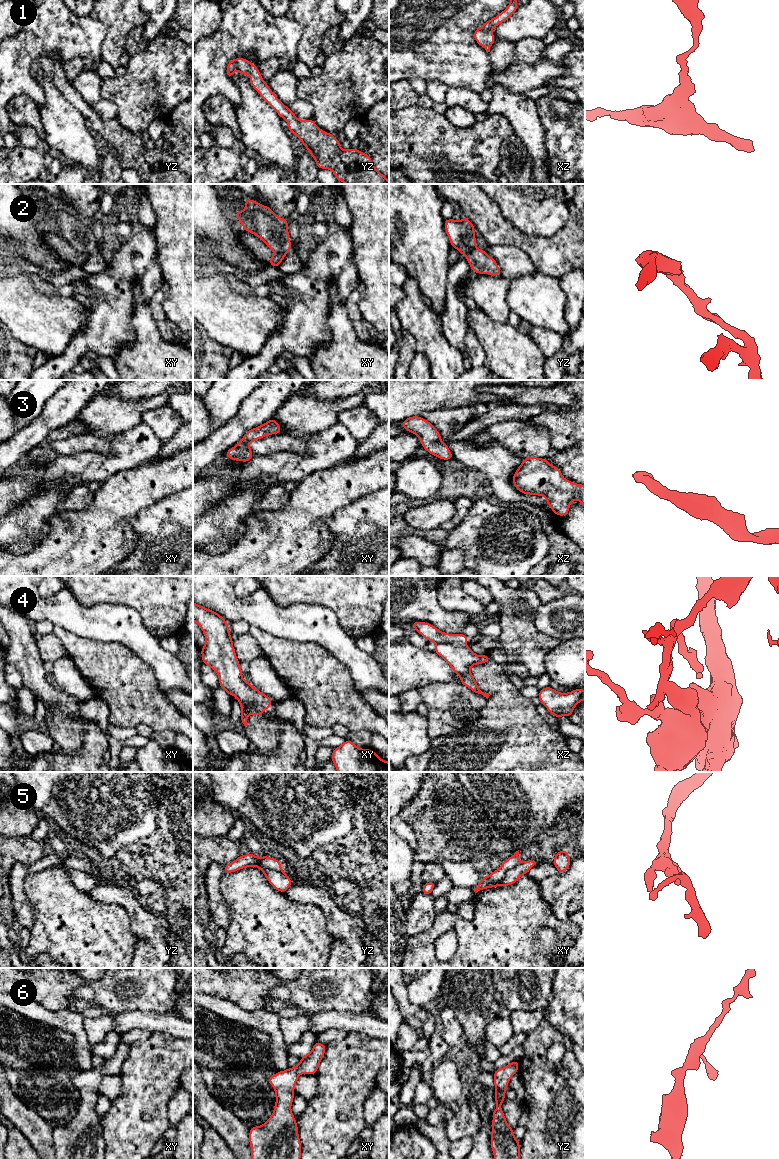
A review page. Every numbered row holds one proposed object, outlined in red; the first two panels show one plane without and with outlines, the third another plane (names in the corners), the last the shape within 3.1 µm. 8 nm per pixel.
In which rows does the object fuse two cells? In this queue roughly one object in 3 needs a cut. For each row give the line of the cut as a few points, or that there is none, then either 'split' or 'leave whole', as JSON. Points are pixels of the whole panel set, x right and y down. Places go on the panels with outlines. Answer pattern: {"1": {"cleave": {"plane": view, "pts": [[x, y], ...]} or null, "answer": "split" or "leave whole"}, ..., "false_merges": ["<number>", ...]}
{"1": {"cleave": null, "answer": "leave whole"}, "2": {"cleave": {"plane": "yz", "pts": [[475, 247], [465, 255]]}, "answer": "split"}, "3": {"cleave": null, "answer": "leave whole"}, "4": {"cleave": {"plane": "xz", "pts": [[437, 642], [455, 645]]}, "answer": "split"}, "5": {"cleave": {"plane": "xy", "pts": [[520, 862], [513, 866], [499, 881], [490, 882], [485, 877]]}, "answer": "split"}, "6": {"cleave": null, "answer": "leave whole"}, "false_merges": ["2", "4", "5"]}

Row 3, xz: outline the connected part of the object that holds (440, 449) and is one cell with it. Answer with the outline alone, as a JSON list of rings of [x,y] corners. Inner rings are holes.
[[[411,416],[401,422],[401,426],[408,432],[419,437],[422,447],[431,455],[441,460],[454,459],[447,443],[441,441],[439,431],[426,419]]]

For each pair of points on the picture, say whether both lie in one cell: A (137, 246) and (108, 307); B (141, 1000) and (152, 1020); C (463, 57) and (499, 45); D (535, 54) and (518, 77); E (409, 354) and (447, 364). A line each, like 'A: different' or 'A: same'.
A: same
B: different
C: different
D: different
E: different

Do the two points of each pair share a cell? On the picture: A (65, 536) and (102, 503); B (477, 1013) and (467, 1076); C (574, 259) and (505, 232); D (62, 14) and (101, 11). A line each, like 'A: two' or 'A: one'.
A: one
B: two
C: one
D: two

